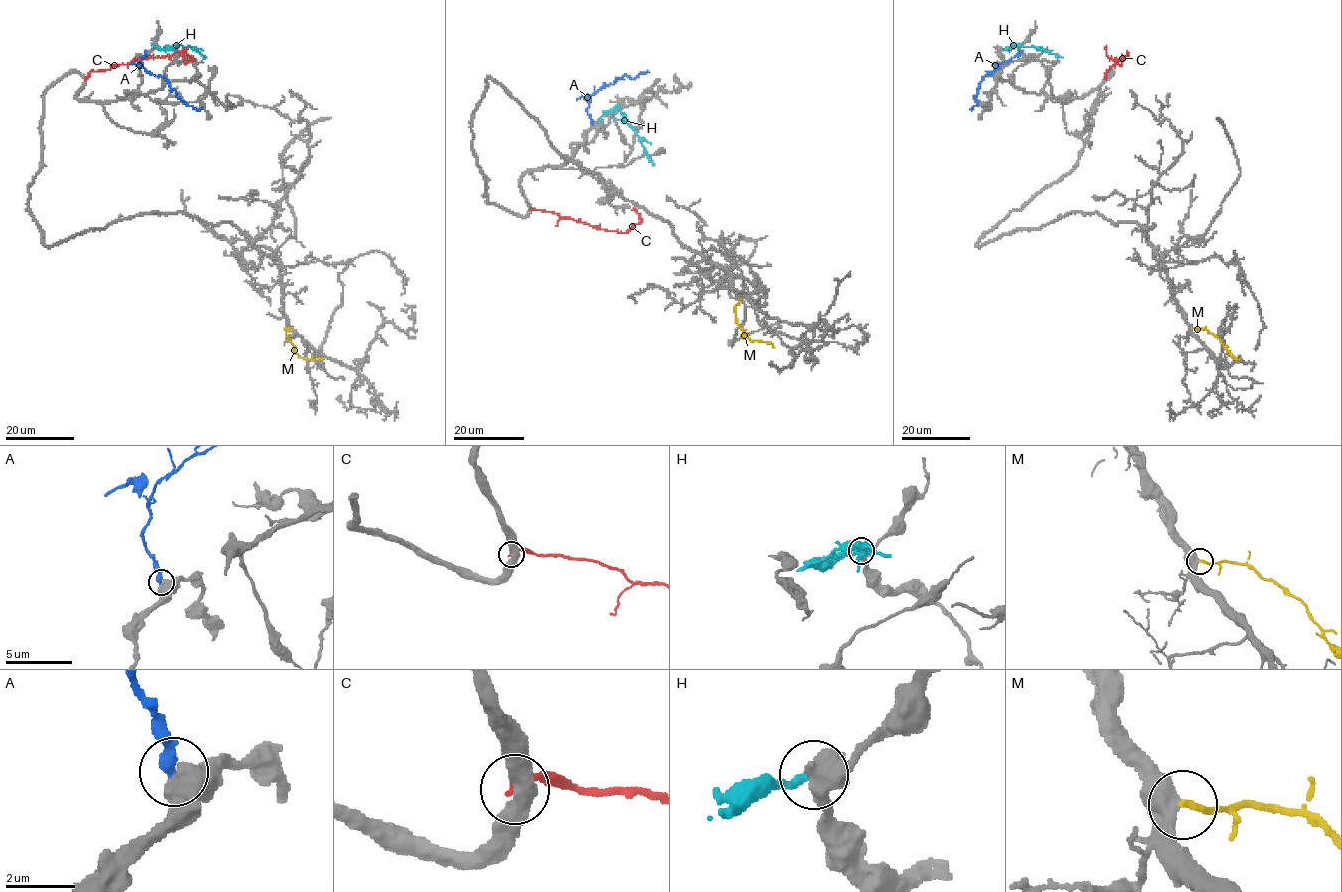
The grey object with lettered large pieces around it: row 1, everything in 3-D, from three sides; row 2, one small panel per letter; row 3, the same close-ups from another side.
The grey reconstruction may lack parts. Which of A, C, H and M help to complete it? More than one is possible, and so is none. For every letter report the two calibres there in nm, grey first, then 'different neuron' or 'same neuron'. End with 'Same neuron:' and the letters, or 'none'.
A: calibres 600 and 380 nm; different neuron
C: calibres 480 and 220 nm; different neuron
H: calibres 600 and 340 nm; different neuron
M: calibres 480 and 180 nm; same neuron
Same neuron: M

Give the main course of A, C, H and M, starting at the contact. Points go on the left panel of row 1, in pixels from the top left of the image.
A: (146, 52), (141, 58), (144, 70), (164, 76), (186, 104), (202, 107)
C: (84, 79), (90, 71), (136, 59), (171, 57), (175, 52), (192, 59), (184, 50), (190, 45)
H: (153, 45), (162, 49), (179, 45), (190, 46), (206, 57)
M: (291, 328), (285, 328), (285, 333), (294, 351), (302, 357), (323, 357)

